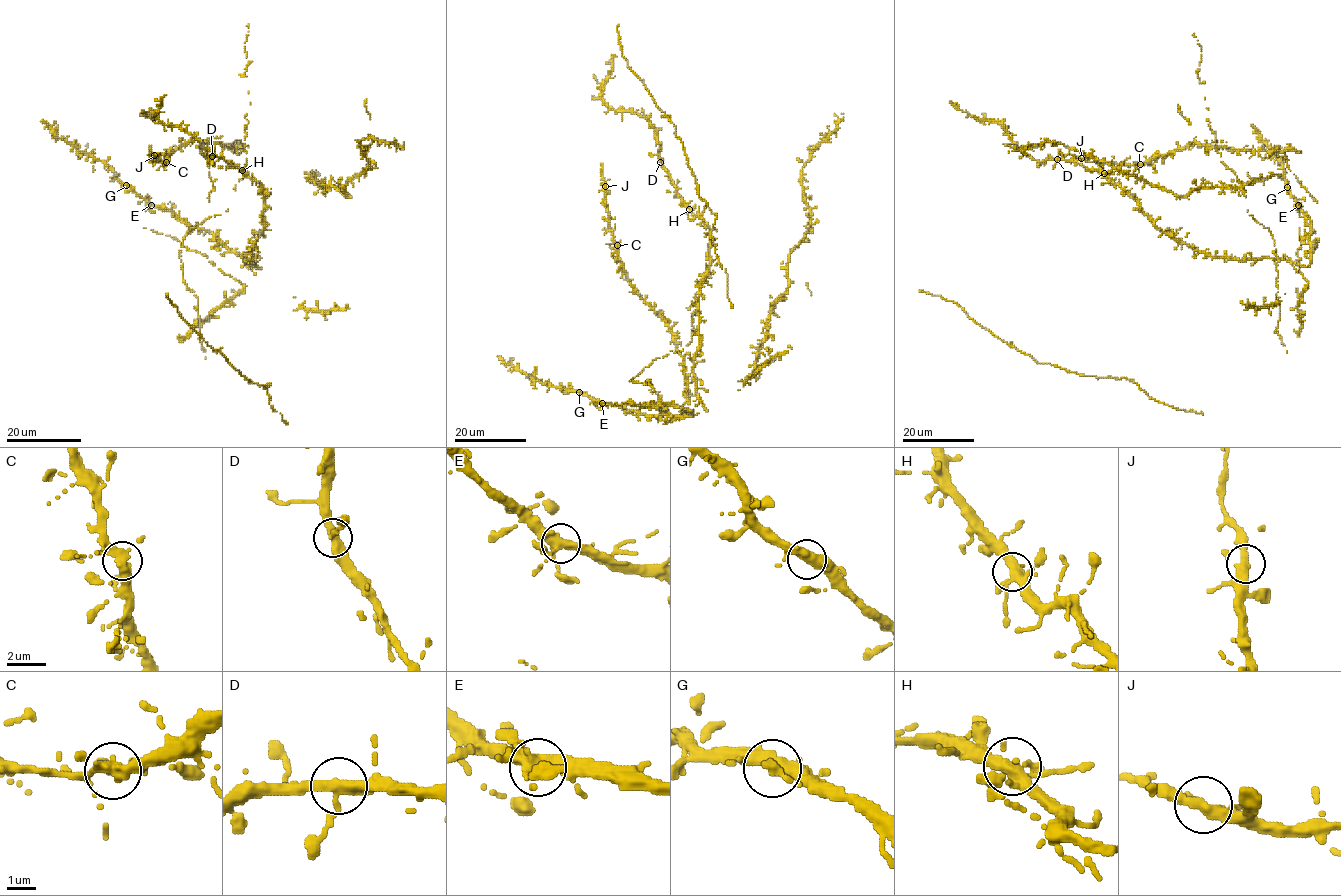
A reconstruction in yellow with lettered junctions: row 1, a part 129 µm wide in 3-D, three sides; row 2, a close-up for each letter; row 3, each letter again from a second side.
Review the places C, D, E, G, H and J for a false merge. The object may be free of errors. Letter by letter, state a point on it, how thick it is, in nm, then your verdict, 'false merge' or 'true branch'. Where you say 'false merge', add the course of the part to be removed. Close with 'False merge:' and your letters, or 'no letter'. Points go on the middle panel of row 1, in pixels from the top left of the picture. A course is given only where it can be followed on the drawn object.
C: (617, 245) | 380 nm | true branch
D: (660, 162) | 360 nm | true branch
E: (602, 403) | 400 nm | true branch
G: (579, 392) | 360 nm | true branch
H: (689, 209) | 360 nm | true branch
J: (605, 186) | 360 nm | true branch
False merge: no letter

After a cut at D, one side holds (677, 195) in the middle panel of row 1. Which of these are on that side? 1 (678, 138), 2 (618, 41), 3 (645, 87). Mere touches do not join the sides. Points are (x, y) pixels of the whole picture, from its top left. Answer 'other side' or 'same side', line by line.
1: same side
2: same side
3: same side

